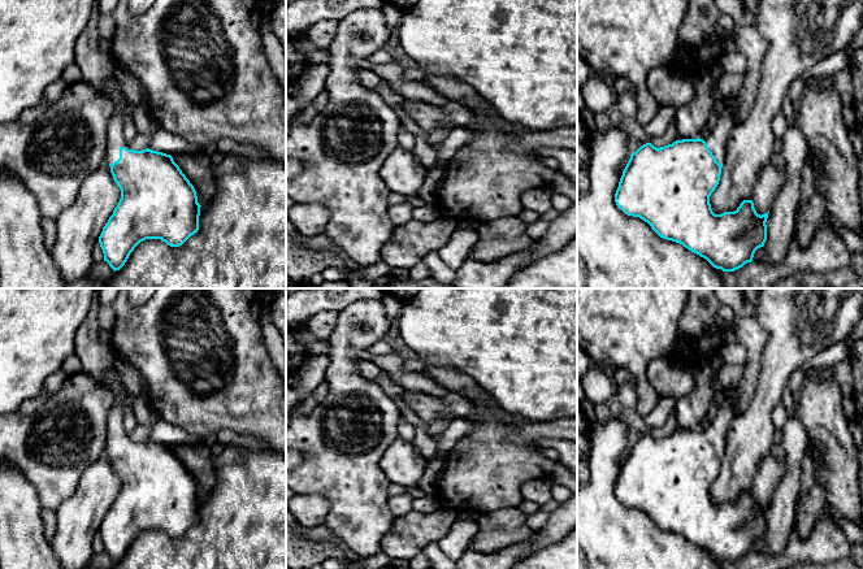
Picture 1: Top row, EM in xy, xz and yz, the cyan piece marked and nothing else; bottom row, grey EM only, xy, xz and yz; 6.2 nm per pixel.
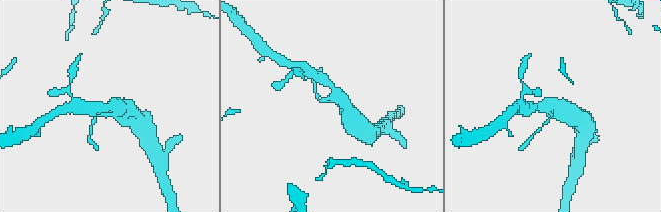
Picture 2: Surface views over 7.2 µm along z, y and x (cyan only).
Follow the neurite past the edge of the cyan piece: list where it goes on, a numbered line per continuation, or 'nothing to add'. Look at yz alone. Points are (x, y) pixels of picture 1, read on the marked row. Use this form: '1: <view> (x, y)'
1: yz (716, 140)

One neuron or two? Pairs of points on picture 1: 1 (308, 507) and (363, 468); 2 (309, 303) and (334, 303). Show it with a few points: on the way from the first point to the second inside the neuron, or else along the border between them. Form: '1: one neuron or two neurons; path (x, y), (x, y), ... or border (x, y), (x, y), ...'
1: two neurons; border (299, 494), (321, 494), (329, 502), (324, 524)
2: one neuron; path (316, 303), (328, 303)

